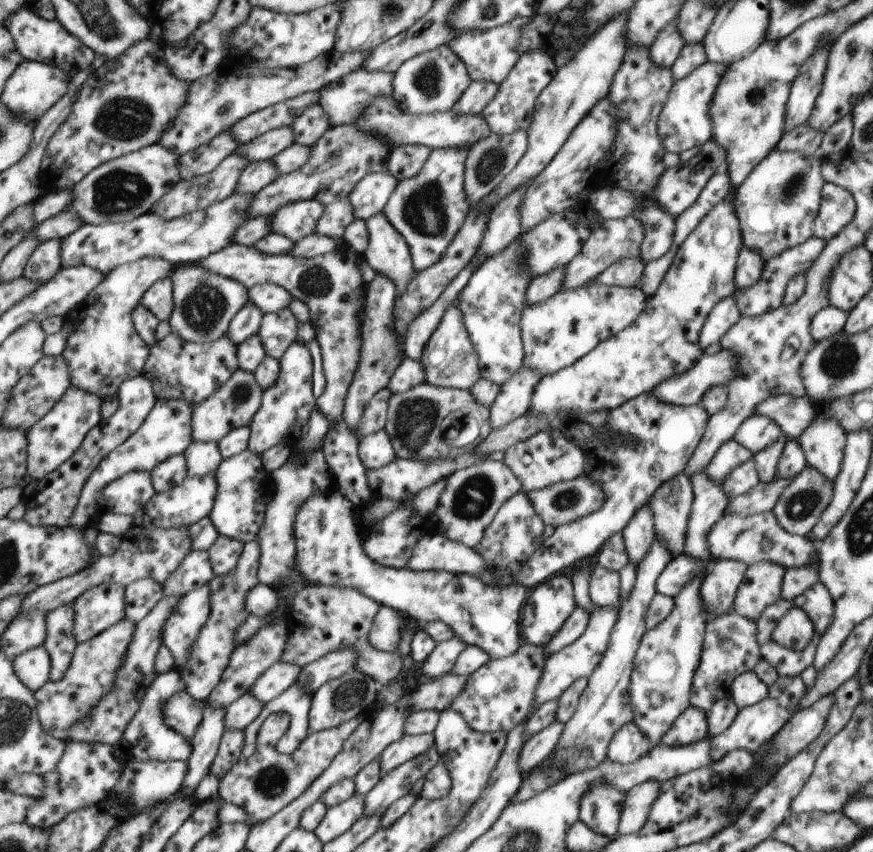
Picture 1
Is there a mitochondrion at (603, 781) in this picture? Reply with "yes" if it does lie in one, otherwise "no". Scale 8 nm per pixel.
no

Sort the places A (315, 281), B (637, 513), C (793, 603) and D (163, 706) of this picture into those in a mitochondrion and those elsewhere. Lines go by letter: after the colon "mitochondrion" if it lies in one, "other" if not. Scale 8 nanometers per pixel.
A: mitochondrion
B: other
C: other
D: other

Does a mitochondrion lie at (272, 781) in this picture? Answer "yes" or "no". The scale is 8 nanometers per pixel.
yes

